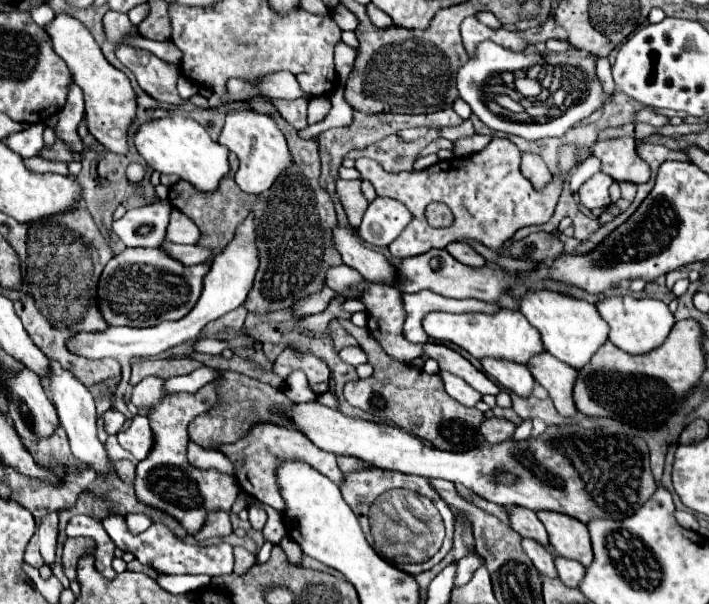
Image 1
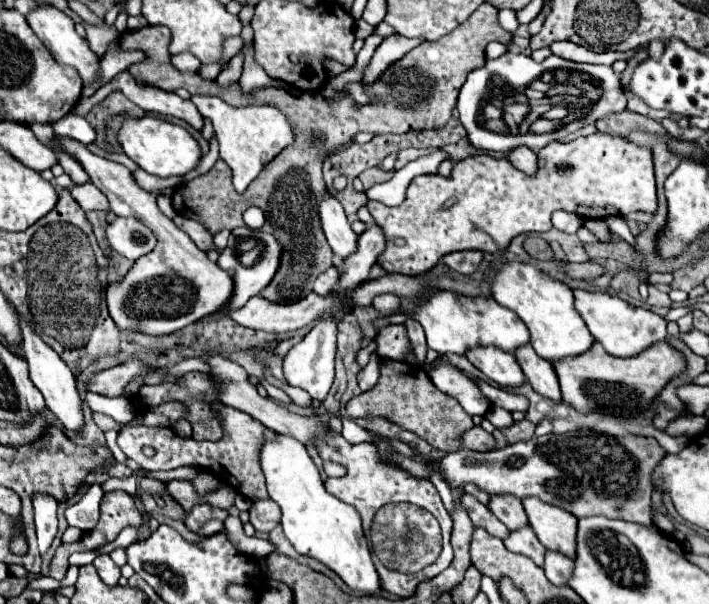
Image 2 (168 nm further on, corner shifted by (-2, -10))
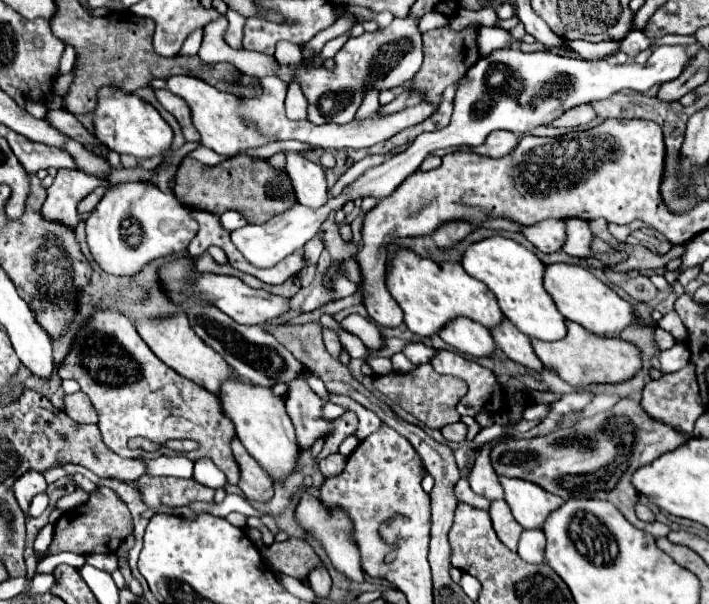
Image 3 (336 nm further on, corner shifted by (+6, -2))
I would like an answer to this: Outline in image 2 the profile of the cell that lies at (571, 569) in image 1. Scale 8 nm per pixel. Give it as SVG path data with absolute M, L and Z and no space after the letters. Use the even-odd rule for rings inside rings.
M546 551L544 555L544 575L554 583L554 585L566 585L568 575L572 573L572 559L562 555L562 553L554 553L554 551Z

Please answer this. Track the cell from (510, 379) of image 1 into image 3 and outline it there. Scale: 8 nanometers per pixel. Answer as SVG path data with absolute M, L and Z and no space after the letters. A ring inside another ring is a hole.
M454 319L442 331L440 337L464 355L490 357L496 351L494 339L486 327L470 319Z

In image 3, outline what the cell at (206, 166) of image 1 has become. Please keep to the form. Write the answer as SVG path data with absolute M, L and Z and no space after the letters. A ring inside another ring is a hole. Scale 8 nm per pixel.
M104 87L100 91L98 107L94 111L94 135L110 149L134 155L136 159L164 157L172 153L172 141L174 141L172 127L160 117L160 113L150 103L132 93L116 91L116 87Z

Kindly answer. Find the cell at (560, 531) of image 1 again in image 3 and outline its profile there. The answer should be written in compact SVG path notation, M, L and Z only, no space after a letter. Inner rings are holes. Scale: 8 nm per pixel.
M500 477L500 483L504 487L506 503L510 505L514 519L524 529L542 529L544 519L548 519L554 509L564 505L560 497L544 491L540 485L530 481Z

